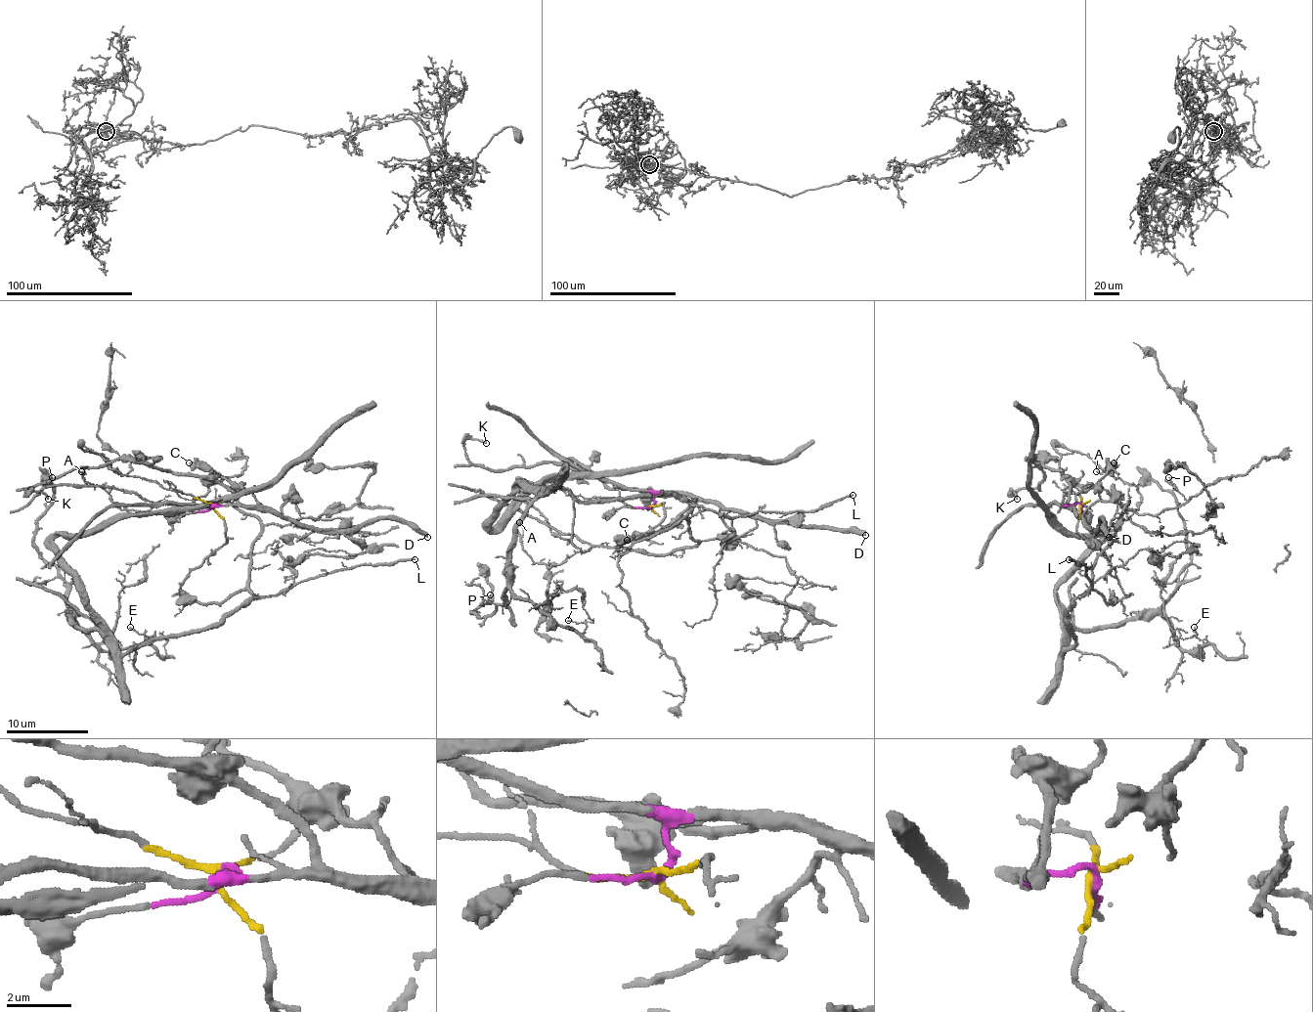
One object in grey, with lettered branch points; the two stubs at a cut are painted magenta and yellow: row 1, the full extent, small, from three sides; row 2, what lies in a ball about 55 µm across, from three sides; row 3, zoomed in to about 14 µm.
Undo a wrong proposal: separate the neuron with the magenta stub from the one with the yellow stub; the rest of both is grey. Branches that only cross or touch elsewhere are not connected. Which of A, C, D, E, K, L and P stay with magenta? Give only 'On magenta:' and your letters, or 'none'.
On magenta: C, D, K

